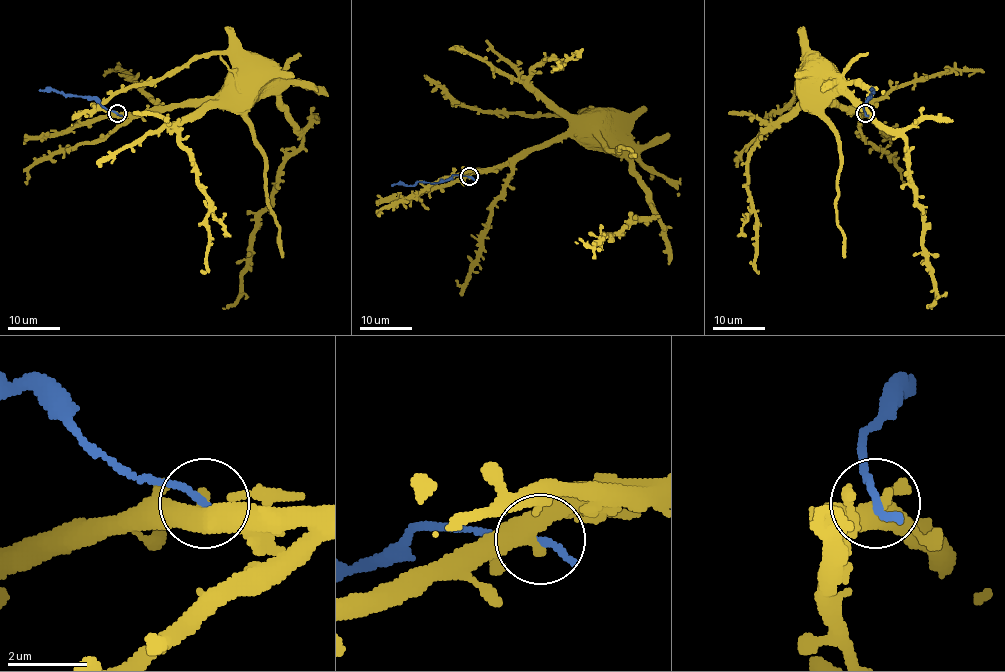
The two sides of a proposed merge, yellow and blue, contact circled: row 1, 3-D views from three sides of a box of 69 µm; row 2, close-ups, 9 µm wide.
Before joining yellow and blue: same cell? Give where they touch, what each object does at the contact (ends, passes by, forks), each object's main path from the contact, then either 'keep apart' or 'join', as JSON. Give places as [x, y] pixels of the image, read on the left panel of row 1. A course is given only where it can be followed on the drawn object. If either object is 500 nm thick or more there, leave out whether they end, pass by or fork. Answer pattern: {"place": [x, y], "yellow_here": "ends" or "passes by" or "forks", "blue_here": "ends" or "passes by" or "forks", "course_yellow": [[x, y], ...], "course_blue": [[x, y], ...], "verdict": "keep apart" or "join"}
{"place": [117, 113], "yellow_here": "passes by", "blue_here": "ends", "course_yellow": [[117, 114], [141, 114], [207, 103], [236, 76], [257, 69]], "course_blue": [[117, 114], [105, 110], [93, 98], [39, 89]], "verdict": "keep apart"}

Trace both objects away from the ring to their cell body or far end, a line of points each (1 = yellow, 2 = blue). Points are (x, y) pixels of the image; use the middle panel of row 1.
1: (470, 177), (479, 170), (513, 165), (534, 149), (559, 141), (588, 112), (609, 113)
2: (470, 177), (451, 175), (446, 181), (392, 186)

